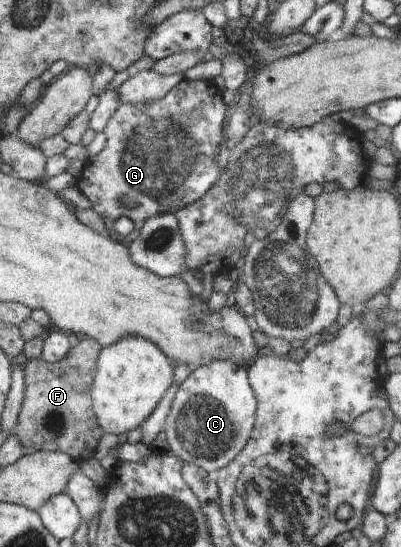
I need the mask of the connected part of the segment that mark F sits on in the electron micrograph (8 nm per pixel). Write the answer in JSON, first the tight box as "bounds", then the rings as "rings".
{"bounds":[16,337,105,464],"rings":[[[86,337],[54,364],[42,358],[24,363],[24,402],[18,415],[16,435],[26,455],[36,451],[64,452],[80,464],[94,457],[99,440],[105,434],[97,423],[90,394],[100,350],[102,347],[96,340]]]}

